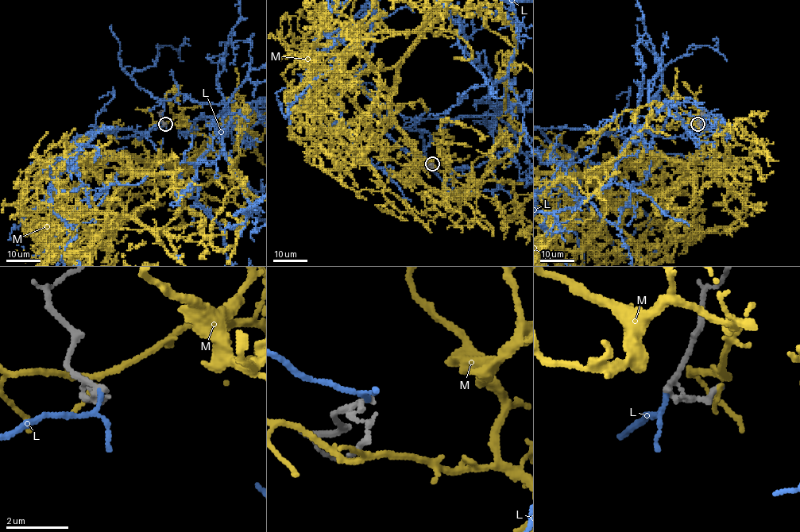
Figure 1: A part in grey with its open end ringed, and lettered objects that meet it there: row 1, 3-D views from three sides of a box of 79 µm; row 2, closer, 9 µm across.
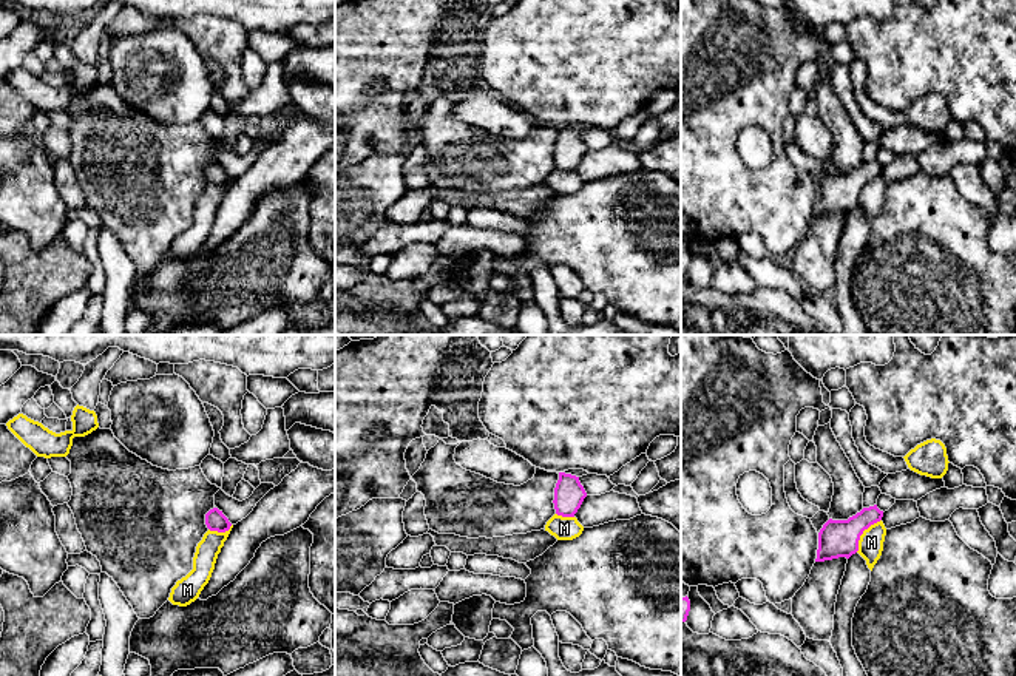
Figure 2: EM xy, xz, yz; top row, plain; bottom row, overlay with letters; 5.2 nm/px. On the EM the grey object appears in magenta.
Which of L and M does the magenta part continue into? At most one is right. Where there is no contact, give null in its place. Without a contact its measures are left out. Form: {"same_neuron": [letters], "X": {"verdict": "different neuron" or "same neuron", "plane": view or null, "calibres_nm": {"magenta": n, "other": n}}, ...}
{"same_neuron": ["L"], "L": {"verdict": "same neuron", "plane": null}, "M": {"verdict": "different neuron", "plane": "yz", "calibres_nm": {"magenta": 190, "other": 130}}}

